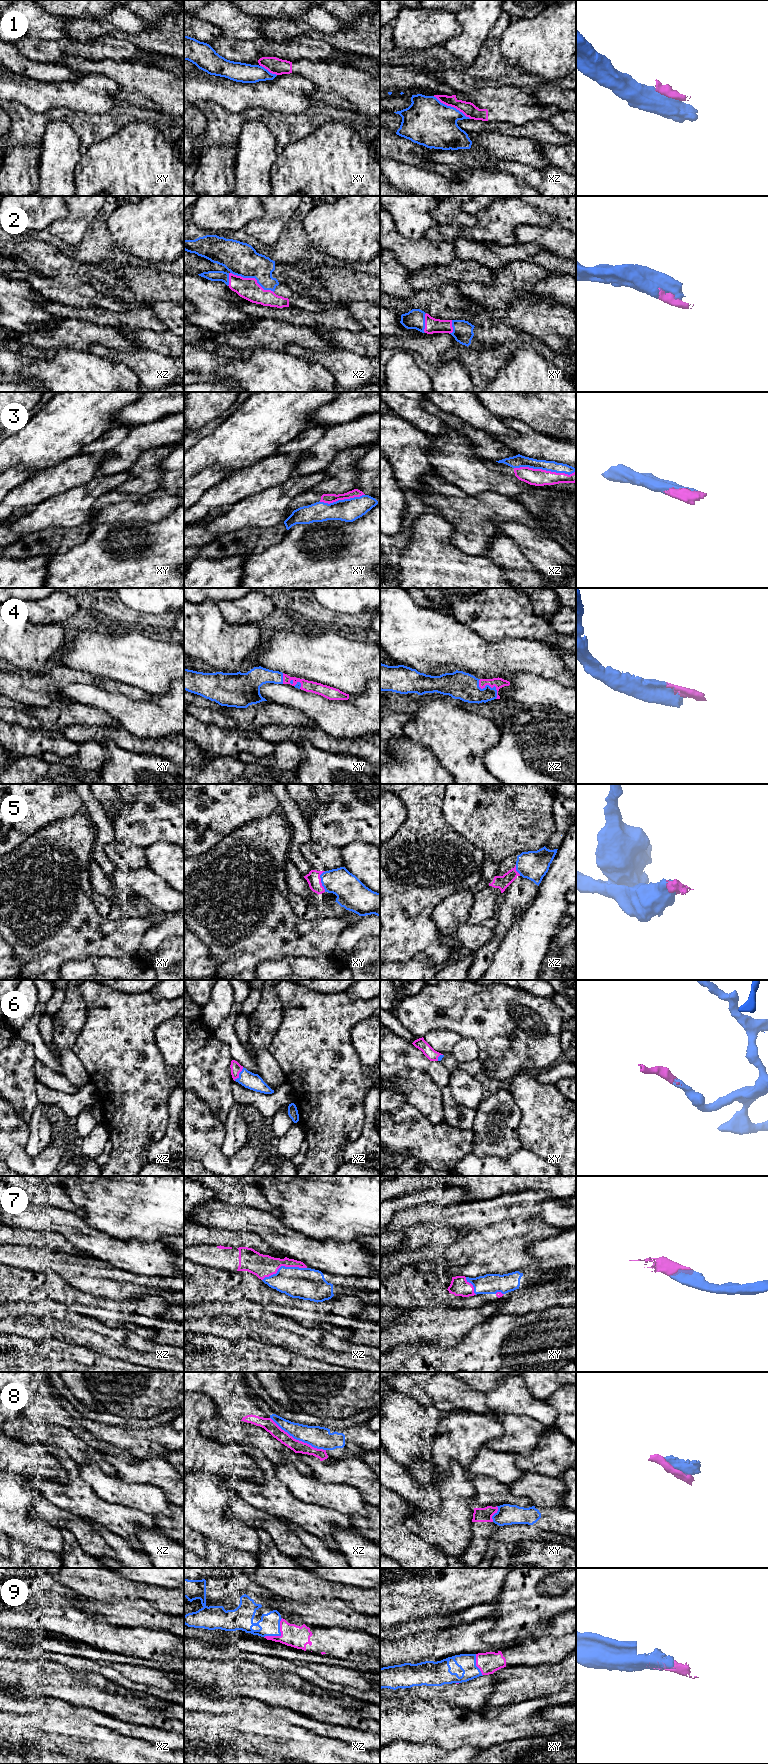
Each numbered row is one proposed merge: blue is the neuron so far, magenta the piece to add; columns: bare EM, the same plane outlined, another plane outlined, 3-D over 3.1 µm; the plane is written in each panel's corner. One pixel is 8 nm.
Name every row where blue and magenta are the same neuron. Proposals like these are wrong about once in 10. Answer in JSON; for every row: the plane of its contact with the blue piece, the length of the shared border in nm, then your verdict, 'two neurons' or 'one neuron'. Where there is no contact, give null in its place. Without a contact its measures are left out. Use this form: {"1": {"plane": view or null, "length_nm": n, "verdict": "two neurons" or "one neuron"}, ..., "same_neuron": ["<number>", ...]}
{"1": {"plane": "xz", "length_nm": 360, "verdict": "two neurons"}, "2": {"plane": "xz", "length_nm": 400, "verdict": "one neuron"}, "3": {"plane": "xz", "length_nm": 500, "verdict": "one neuron"}, "4": {"plane": "xz", "length_nm": 220, "verdict": "one neuron"}, "5": {"plane": "xy", "length_nm": 170, "verdict": "one neuron"}, "6": {"plane": "xz", "length_nm": 130, "verdict": "one neuron"}, "7": {"plane": "xz", "length_nm": 380, "verdict": "one neuron"}, "8": {"plane": "xz", "length_nm": 500, "verdict": "two neurons"}, "9": {"plane": "xz", "length_nm": 220, "verdict": "one neuron"}, "same_neuron": ["2", "3", "4", "5", "6", "7", "9"]}

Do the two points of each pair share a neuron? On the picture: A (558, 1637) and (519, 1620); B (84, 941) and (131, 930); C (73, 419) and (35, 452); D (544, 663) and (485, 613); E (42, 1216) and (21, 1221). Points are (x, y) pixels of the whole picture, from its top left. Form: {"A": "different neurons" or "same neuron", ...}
{"A": "different neurons", "B": "same neuron", "C": "same neuron", "D": "different neurons", "E": "same neuron"}

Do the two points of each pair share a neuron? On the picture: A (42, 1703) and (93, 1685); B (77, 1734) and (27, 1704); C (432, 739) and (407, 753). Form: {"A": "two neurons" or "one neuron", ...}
{"A": "two neurons", "B": "two neurons", "C": "two neurons"}

